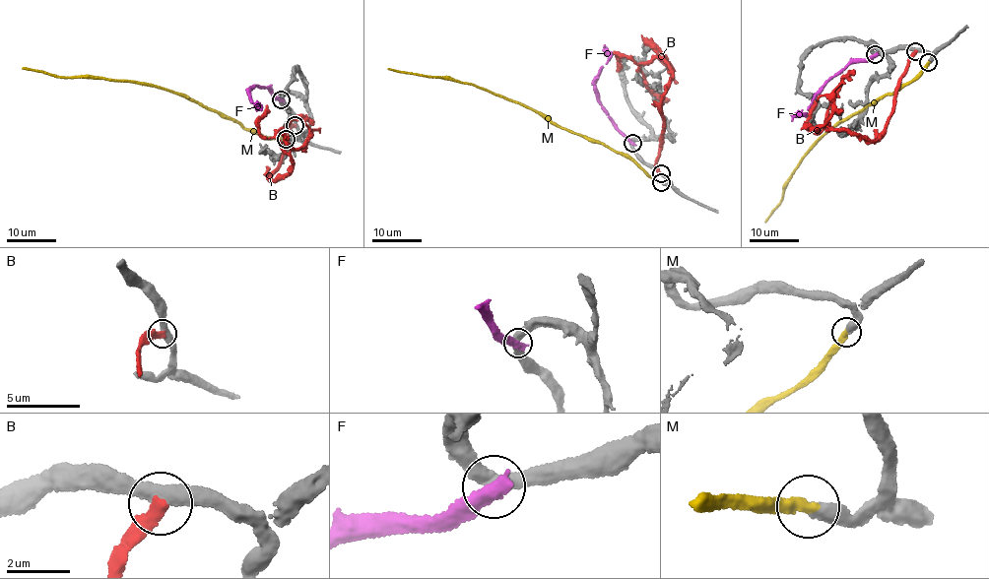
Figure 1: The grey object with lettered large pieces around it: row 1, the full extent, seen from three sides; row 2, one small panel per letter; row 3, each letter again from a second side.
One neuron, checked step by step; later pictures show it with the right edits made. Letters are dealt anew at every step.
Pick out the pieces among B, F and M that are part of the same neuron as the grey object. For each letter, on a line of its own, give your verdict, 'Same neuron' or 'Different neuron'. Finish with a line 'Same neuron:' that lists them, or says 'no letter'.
B: Different neuron
F: Different neuron
M: Same neuron
Same neuron: M

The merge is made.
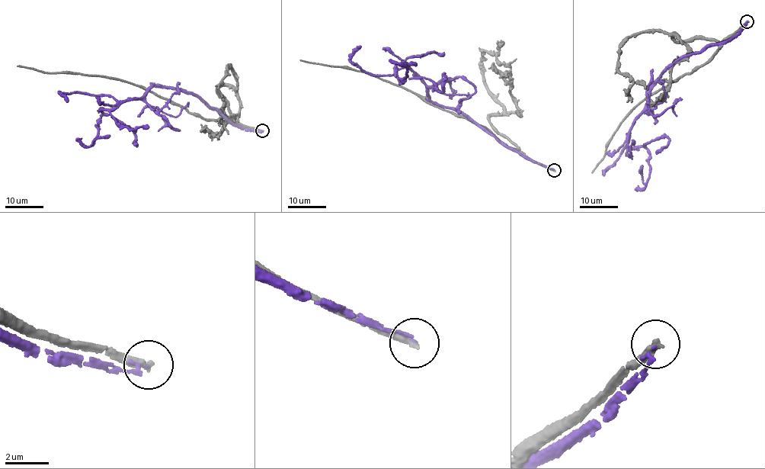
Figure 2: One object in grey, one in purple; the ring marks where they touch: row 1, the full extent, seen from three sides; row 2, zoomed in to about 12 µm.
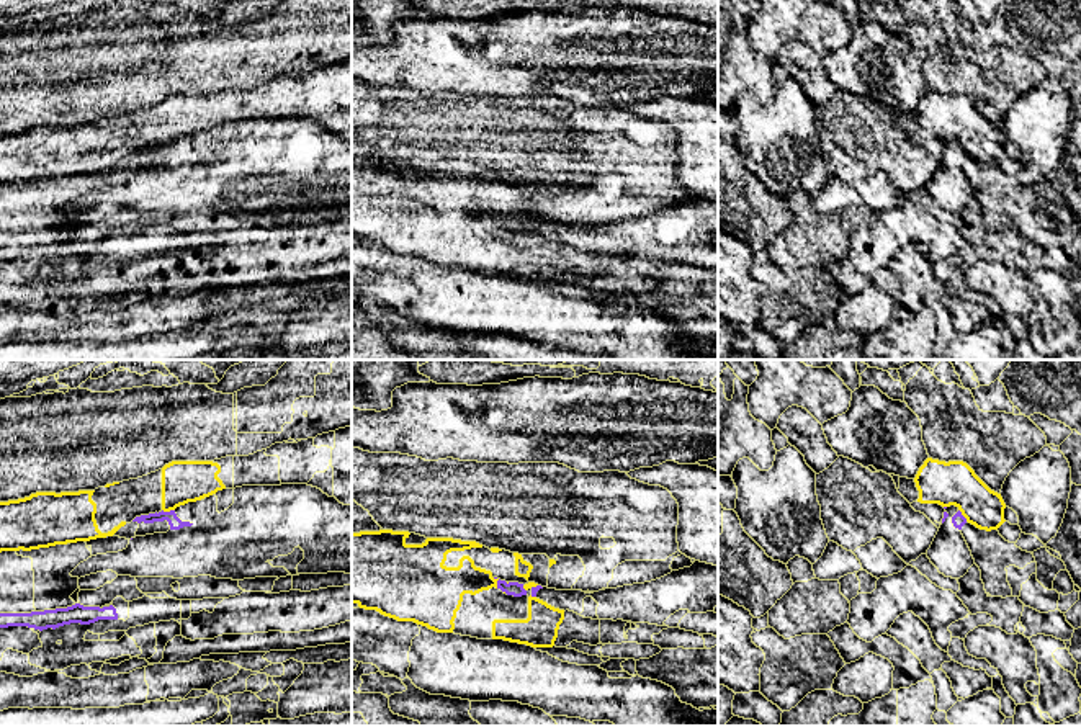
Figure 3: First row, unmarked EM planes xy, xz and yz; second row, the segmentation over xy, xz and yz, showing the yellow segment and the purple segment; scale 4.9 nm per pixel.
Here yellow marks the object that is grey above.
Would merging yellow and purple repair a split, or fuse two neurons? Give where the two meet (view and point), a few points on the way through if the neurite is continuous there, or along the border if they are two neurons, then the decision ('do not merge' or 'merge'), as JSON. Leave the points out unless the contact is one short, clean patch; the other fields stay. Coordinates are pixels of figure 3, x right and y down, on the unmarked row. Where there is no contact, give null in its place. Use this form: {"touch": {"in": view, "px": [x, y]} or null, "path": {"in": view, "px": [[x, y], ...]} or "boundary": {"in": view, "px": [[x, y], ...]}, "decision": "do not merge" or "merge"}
{"touch": {"in": "xz", "px": [496, 216]}, "decision": "do not merge"}

